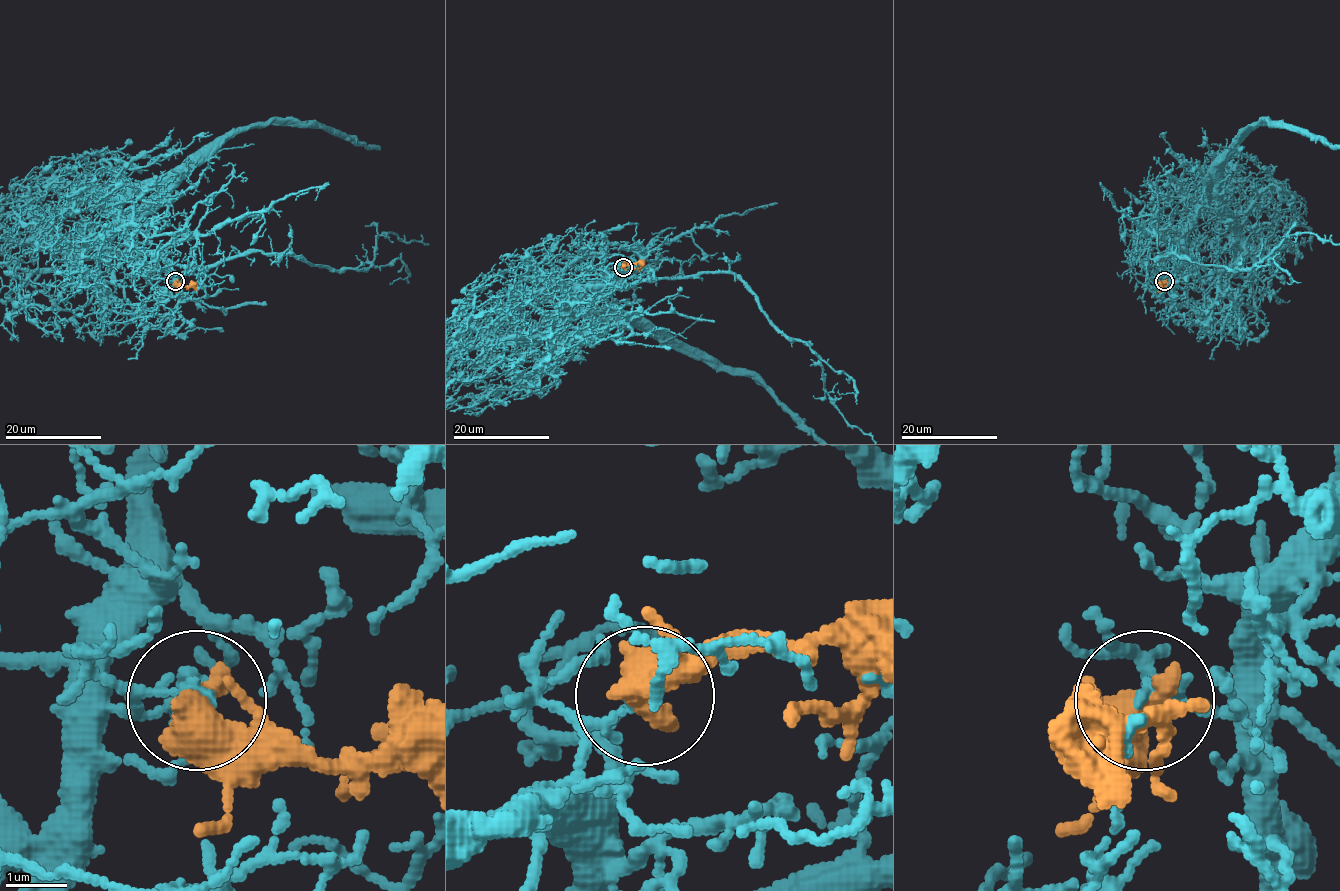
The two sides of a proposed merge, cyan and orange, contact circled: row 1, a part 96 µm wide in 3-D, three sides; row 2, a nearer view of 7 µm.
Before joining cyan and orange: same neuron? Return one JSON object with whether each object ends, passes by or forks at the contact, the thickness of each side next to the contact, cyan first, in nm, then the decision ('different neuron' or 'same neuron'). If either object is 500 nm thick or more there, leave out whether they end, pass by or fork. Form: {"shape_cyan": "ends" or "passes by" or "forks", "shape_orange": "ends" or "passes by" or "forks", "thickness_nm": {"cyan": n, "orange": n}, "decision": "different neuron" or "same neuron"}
{"thickness_nm": {"cyan": 110, "orange": 700}, "decision": "different neuron"}

